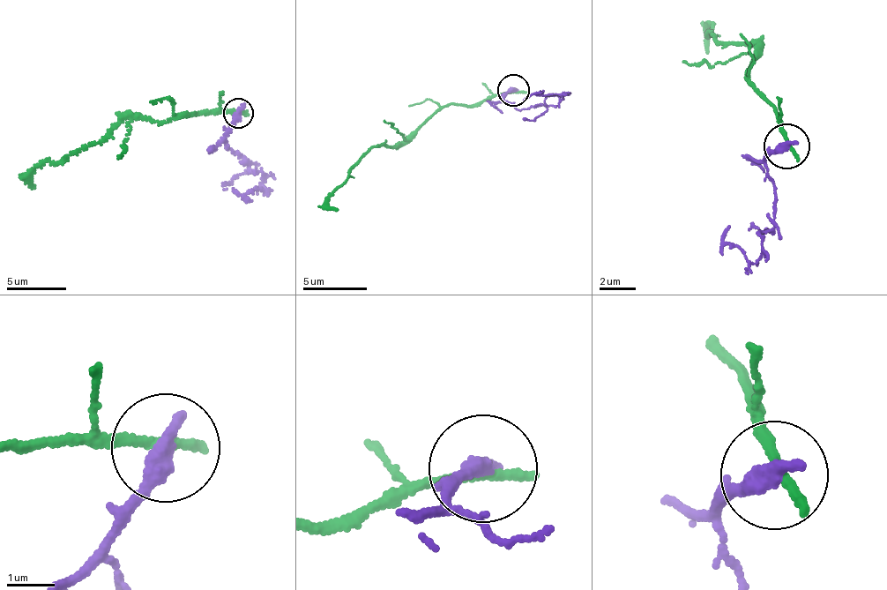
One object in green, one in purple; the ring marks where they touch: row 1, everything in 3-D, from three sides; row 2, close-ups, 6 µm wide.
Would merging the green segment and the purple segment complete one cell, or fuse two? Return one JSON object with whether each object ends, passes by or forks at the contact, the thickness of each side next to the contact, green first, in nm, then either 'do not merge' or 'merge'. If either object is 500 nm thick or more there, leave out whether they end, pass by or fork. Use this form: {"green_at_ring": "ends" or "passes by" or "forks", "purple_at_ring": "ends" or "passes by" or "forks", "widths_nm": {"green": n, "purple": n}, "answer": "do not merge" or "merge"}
{"green_at_ring": "ends", "purple_at_ring": "ends", "widths_nm": {"green": 260, "purple": 440}, "answer": "do not merge"}

